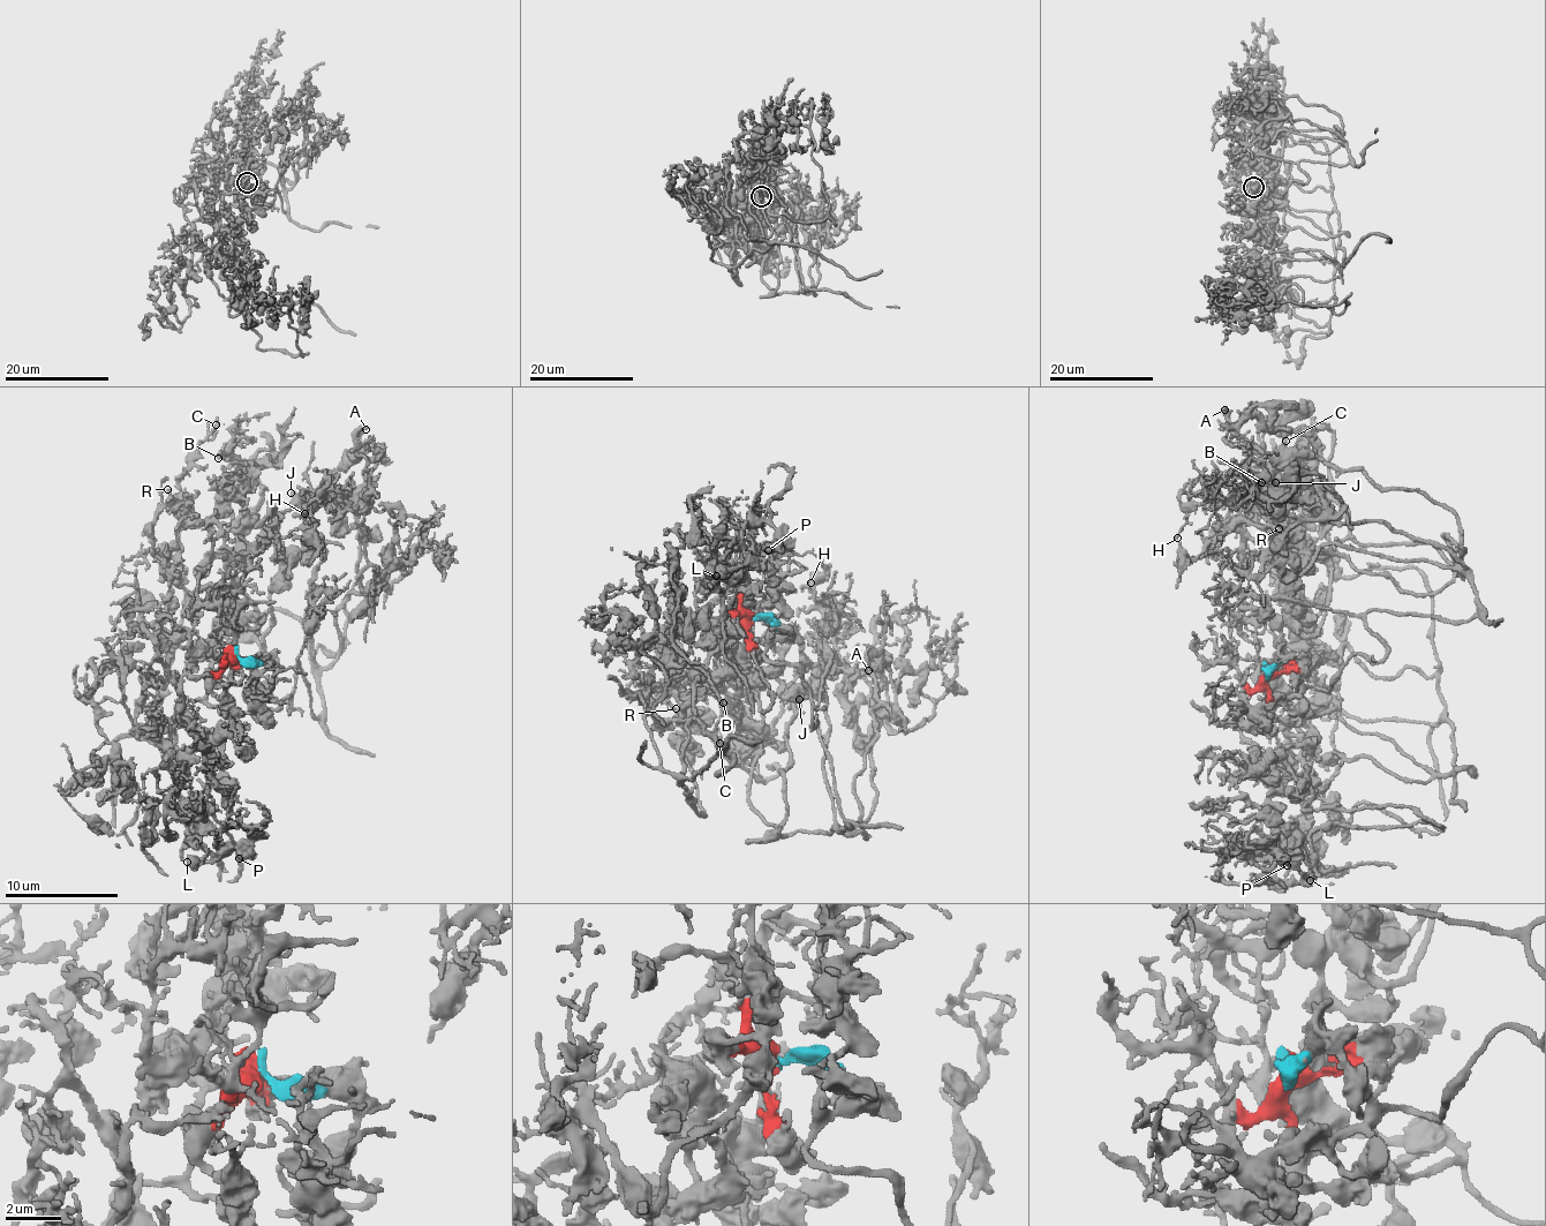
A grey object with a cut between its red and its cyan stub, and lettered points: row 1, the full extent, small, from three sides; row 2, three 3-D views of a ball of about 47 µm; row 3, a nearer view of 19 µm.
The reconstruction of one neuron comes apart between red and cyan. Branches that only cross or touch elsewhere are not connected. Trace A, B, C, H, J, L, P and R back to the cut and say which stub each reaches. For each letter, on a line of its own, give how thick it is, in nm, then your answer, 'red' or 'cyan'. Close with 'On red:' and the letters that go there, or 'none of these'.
A: 320 nm | cyan
B: 130 nm | cyan
C: 160 nm | red
H: 150 nm | cyan
J: 420 nm | cyan
L: 800 nm | red
P: 550 nm | red
R: 170 nm | red
On red: C, L, P, R

